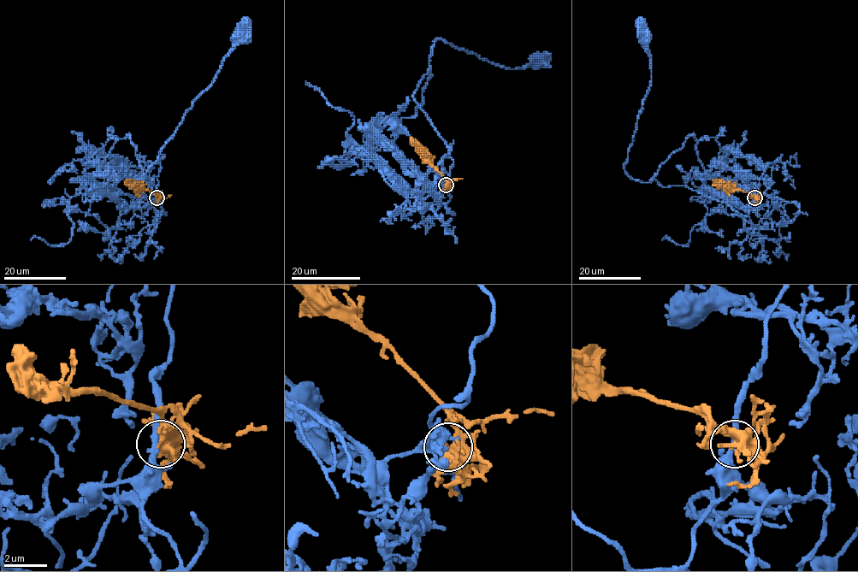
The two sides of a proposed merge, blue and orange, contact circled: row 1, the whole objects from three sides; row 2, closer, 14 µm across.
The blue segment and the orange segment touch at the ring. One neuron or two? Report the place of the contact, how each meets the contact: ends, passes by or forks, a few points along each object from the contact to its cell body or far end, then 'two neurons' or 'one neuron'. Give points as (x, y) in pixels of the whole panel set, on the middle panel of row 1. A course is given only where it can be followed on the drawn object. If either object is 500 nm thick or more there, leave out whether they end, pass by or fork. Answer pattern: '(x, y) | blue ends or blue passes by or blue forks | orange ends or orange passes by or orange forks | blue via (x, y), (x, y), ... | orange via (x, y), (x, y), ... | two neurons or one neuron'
(446, 185) | blue passes by | orange forks | blue via (445, 184), (452, 160), (413, 97), (428, 72), (434, 41), (442, 39), (507, 68), (524, 68), (540, 58) | orange via (446, 184), (446, 179), (411, 137) | one neuron

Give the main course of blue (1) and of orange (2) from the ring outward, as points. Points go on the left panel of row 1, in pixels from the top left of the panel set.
1: (156, 197), (154, 209), (160, 215), (163, 209), (158, 202), (127, 185), (144, 179), (164, 143), (241, 36)
2: (156, 197), (155, 192), (138, 190), (126, 179)

